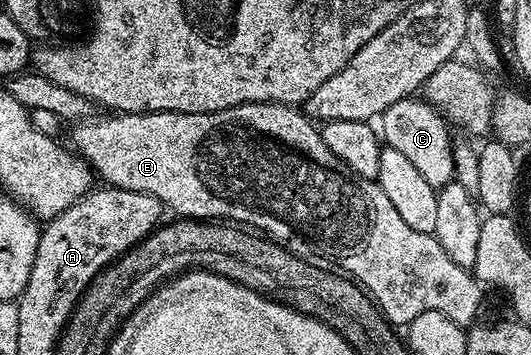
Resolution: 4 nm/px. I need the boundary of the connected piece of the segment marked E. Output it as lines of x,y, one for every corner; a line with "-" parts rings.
246,102
233,108
218,110
212,114
178,114
177,112
161,112
160,114
124,114
122,112
112,113
111,118
99,118
84,121
76,125
71,134
75,141
74,149
80,158
91,167
96,175
104,178
108,187
117,190
132,190
133,192
145,192
149,196
157,196
172,215
182,216
187,220
226,220
231,224
242,224
260,235
266,236
272,242
283,246
293,256
303,258
307,262
316,264
323,263
331,268
338,268
348,278
359,283
368,294
375,300
376,306
383,311
388,322
396,328
406,327
421,312
441,312
441,316
449,316
453,324
467,328
476,321
475,305
479,302
479,289
481,283
468,267
461,264
453,264
449,260
449,252
441,248
434,234
417,232
417,228
409,228
405,220
398,214
397,208
393,208
389,196
379,187
378,181
370,178
362,178
360,174
354,174
349,167
325,144
320,127
304,113
302,109
295,106
282,106
279,102

